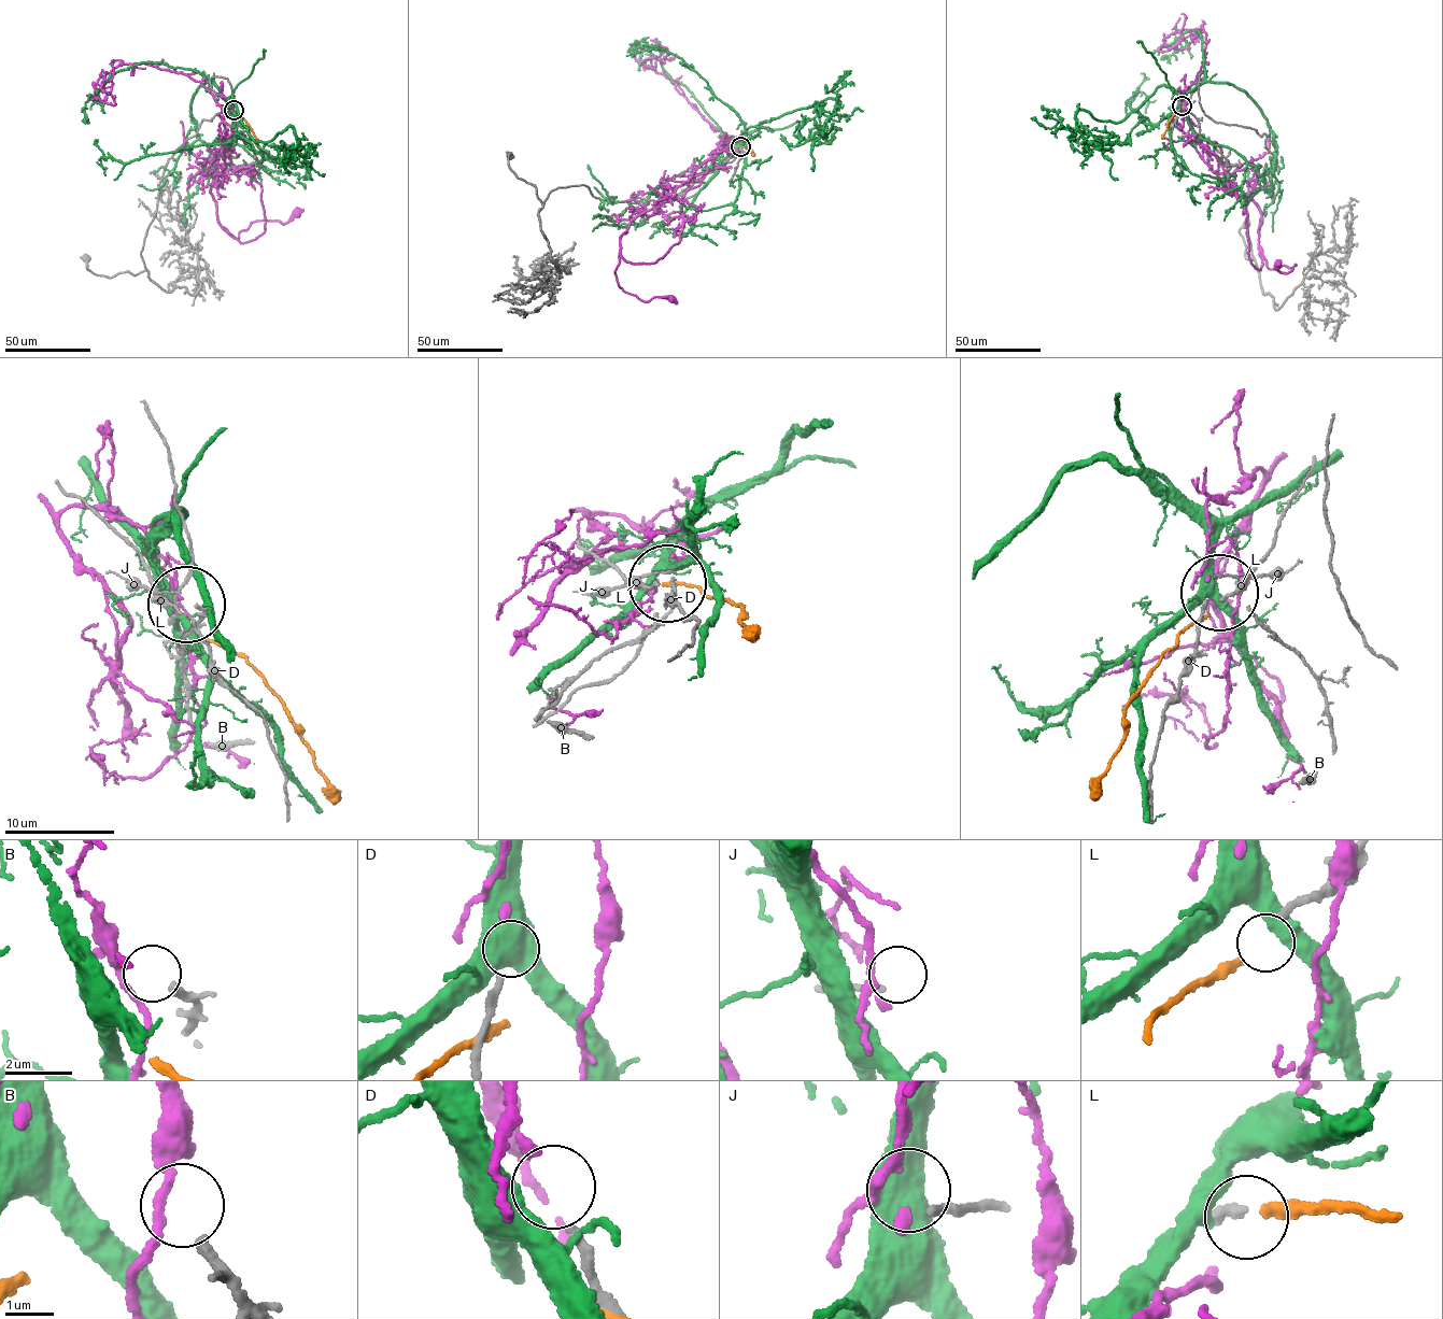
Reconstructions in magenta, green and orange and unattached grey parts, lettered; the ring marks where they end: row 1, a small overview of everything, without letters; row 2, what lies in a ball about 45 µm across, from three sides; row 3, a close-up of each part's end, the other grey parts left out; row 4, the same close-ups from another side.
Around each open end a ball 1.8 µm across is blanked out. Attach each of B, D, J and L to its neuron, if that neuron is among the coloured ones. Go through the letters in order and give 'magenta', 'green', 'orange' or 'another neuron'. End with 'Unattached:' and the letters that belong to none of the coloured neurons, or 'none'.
B: another neuron
D: magenta
J: another neuron
L: orange
Unattached: B, J

